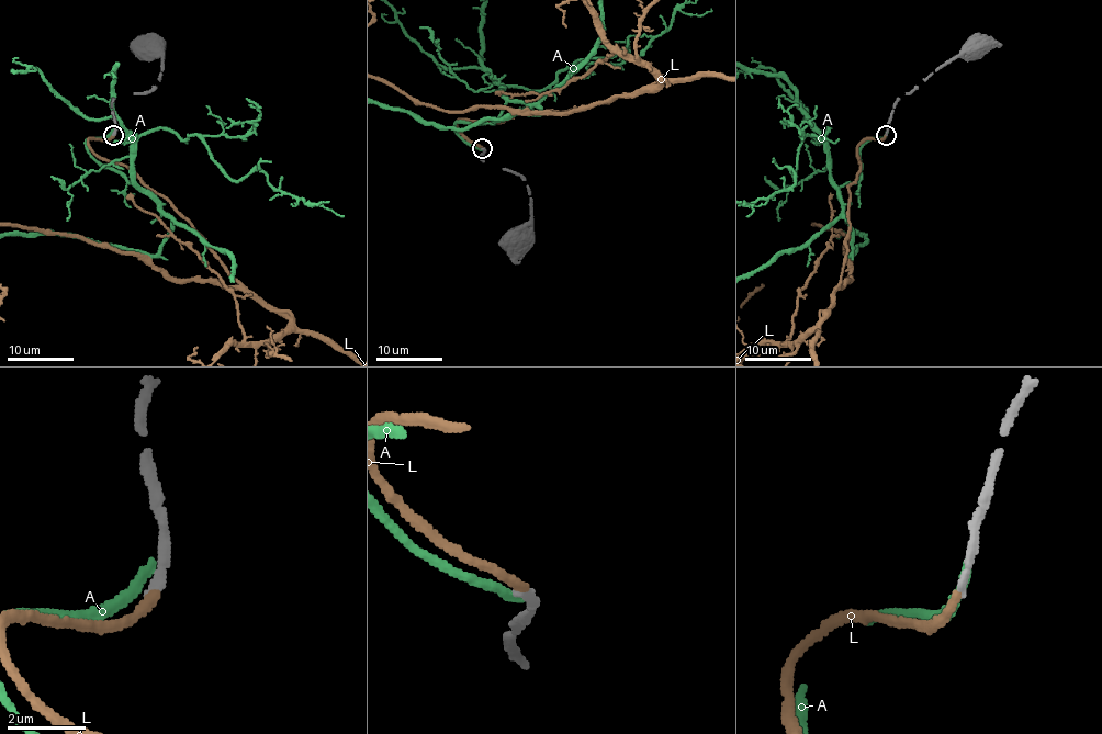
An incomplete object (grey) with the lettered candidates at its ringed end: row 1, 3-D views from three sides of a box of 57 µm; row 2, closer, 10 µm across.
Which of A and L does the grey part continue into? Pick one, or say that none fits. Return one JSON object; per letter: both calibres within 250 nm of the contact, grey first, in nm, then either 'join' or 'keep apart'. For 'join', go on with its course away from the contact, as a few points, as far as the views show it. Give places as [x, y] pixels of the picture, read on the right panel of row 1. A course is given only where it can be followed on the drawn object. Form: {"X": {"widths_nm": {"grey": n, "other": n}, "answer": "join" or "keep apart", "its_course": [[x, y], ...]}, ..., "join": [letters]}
{"A": {"widths_nm": {"grey": 280, "other": 280}, "answer": "keep apart"}, "L": {"widths_nm": {"grey": 200, "other": 240}, "answer": "join"}, "join": ["L"]}

